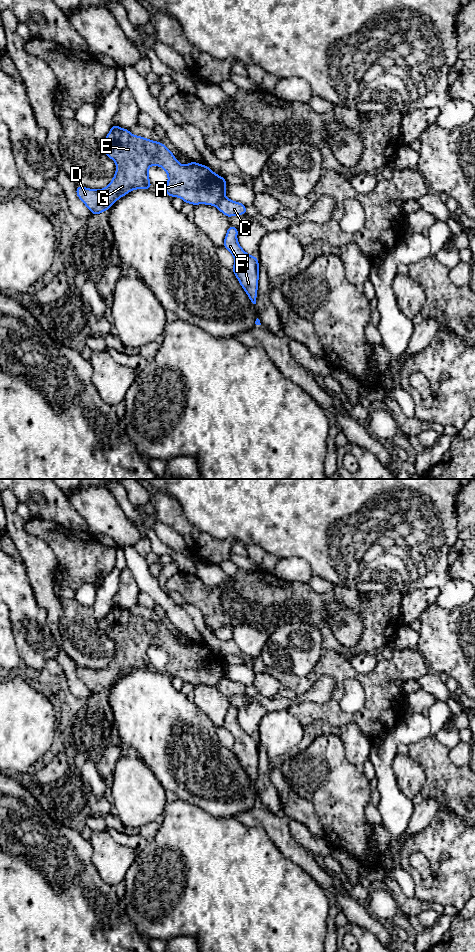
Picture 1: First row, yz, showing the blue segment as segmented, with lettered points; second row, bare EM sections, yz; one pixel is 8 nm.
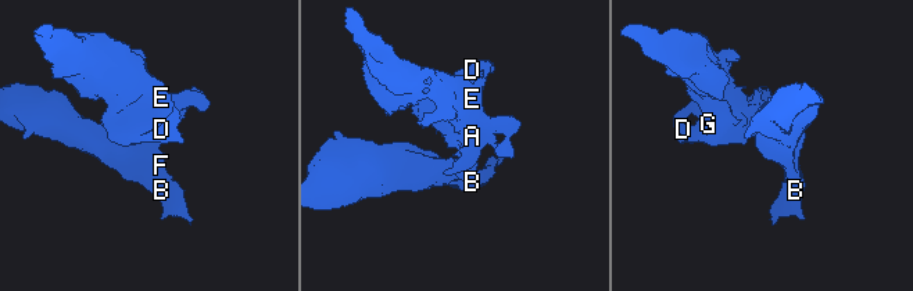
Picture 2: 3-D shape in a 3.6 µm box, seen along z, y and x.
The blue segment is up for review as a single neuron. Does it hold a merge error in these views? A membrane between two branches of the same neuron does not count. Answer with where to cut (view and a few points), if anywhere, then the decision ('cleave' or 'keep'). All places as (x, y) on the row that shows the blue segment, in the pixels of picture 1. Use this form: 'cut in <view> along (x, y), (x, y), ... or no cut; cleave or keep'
cut in yz along (224, 196), (215, 205); cleave

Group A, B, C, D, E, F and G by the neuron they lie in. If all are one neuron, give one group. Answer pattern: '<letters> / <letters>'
A D E G / B C F

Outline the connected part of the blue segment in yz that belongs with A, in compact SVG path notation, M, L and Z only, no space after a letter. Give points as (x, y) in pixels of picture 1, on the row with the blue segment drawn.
M117 125L112 126L109 134L104 138L104 140L104 153L116 163L116 173L112 181L107 187L100 190L76 186L78 198L86 205L93 215L98 215L108 210L119 198L128 194L132 190L151 189L152 187L148 175L148 169L151 165L162 167L166 171L168 175L168 182L164 192L170 197L180 197L185 203L190 203L193 205L206 204L213 206L216 206L219 201L225 197L225 190L227 187L225 178L215 174L208 166L201 165L196 162L190 162L187 165L181 165L174 157L173 153L160 142L152 141L141 136L135 136L131 134L128 129L120 128Z

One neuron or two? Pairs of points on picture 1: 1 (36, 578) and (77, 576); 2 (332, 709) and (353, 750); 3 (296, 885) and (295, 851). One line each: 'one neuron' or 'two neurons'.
1: two neurons
2: two neurons
3: two neurons

